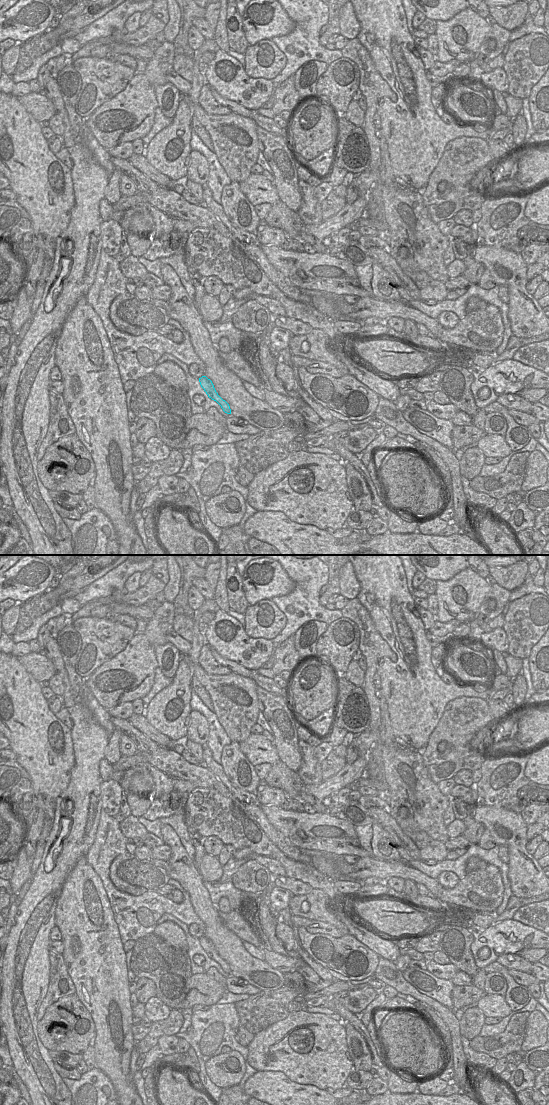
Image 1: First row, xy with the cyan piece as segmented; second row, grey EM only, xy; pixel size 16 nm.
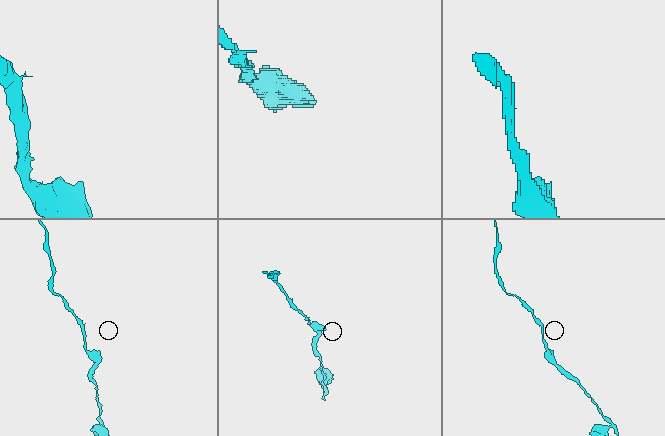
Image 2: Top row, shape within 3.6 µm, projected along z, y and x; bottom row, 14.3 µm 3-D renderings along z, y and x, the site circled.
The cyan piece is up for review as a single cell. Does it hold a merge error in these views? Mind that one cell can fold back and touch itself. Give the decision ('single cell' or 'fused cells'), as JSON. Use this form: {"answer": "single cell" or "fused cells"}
{"answer": "single cell"}

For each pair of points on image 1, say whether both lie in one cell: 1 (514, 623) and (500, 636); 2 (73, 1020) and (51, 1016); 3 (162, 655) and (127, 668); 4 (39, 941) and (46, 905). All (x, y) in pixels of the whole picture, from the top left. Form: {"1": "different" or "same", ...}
{"1": "different", "2": "same", "3": "different", "4": "same"}

